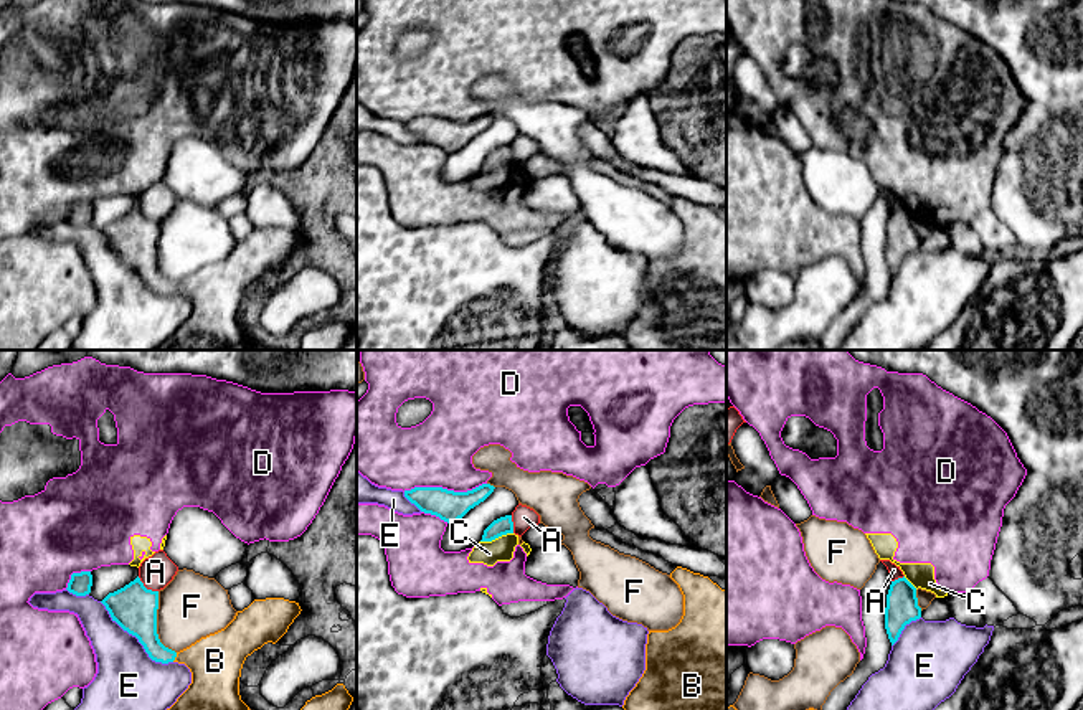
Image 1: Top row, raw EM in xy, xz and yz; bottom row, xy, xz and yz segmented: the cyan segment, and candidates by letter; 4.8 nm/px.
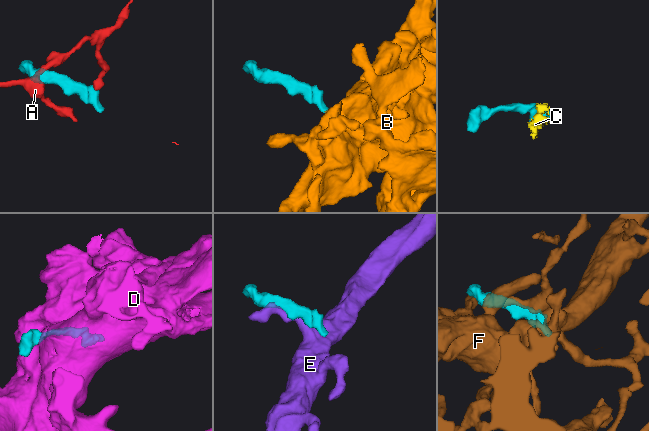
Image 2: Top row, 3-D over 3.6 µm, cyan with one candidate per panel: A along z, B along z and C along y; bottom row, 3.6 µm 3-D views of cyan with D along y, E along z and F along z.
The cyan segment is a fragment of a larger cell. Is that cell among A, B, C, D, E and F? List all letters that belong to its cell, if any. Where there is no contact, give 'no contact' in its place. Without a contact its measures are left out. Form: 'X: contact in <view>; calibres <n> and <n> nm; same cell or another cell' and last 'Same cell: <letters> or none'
A: contact in xy; calibres 220 and 160 nm; another cell
B: contact in xy; calibres 160 and 260 nm; same cell
C: contact in xz; calibres 90 and 120 nm; another cell
D: contact in xz; calibres 150 and 340 nm; another cell
E: contact in xy; calibres 220 and 360 nm; another cell
F: contact in xy; calibres 220 and 320 nm; another cell
Same cell: B

